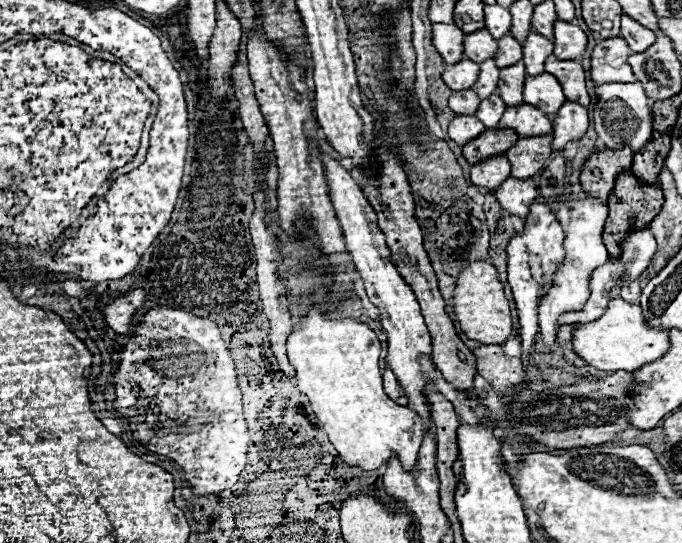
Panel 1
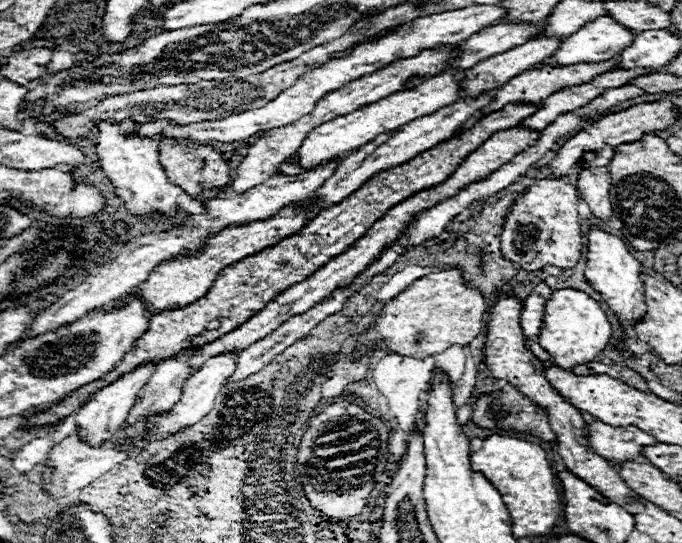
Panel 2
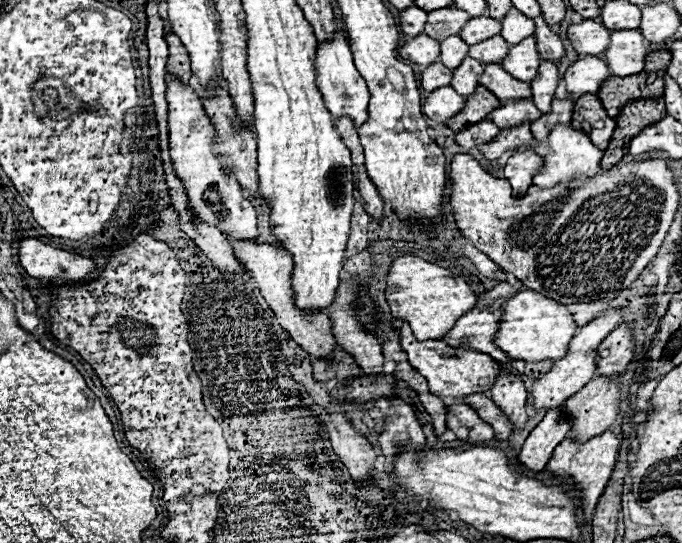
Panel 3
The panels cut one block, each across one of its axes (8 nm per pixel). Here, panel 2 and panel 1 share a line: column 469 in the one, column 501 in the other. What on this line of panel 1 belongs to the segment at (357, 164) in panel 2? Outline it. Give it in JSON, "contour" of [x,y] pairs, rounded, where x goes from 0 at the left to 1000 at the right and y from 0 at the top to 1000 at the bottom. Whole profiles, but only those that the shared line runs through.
{"contour":[[[721,173],[716,184],[707,184],[701,206],[698,206],[698,217],[716,236],[716,239],[724,239],[730,236],[730,225],[736,217],[742,203],[742,192],[733,184],[730,173]]]}

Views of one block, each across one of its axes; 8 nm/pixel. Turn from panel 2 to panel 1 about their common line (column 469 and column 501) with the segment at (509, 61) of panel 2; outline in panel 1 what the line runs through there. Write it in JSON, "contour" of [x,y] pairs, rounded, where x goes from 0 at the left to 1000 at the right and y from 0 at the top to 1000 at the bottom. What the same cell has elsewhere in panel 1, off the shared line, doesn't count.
{"contour":[[[754,118],[751,125],[733,129],[733,151],[730,151],[730,173],[745,195],[762,195],[765,184],[765,162],[771,147],[771,125],[768,118]]]}

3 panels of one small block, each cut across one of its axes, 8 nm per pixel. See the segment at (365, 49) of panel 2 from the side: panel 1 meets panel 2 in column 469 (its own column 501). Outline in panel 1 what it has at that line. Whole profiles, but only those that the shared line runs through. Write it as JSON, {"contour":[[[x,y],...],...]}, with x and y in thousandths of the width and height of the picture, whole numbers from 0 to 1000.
{"contour":[[[721,7],[721,11],[713,11],[710,15],[713,22],[713,52],[718,55],[718,63],[733,74],[736,66],[742,66],[751,52],[751,29],[742,15],[730,11],[730,7]]]}

